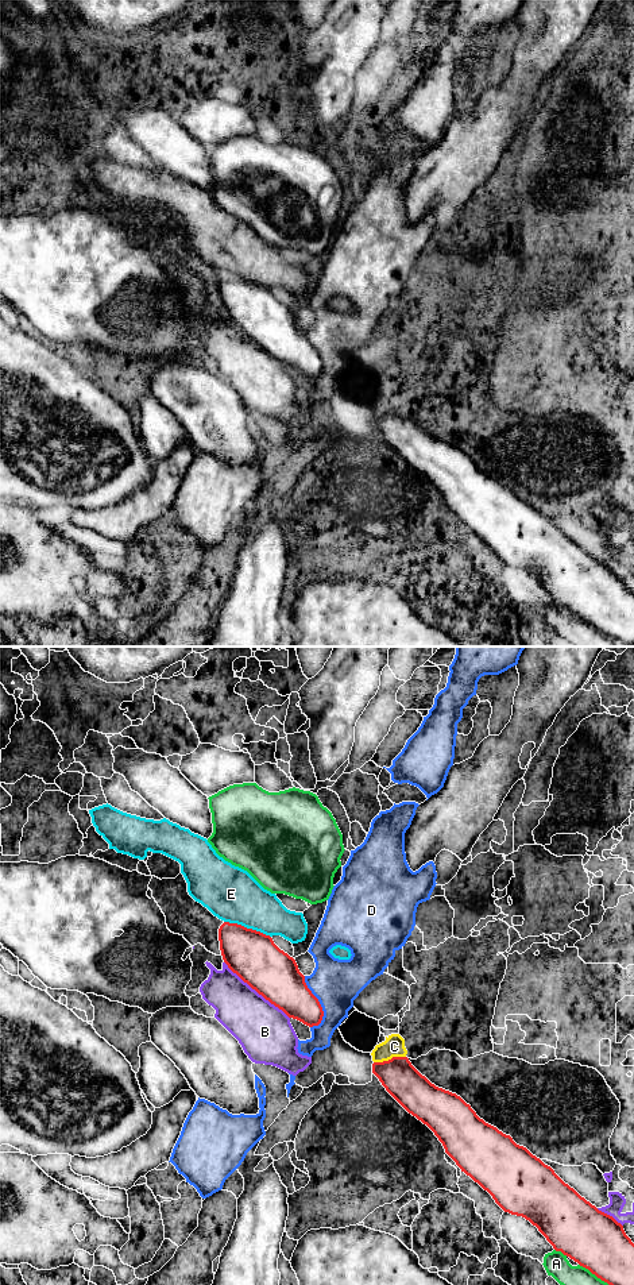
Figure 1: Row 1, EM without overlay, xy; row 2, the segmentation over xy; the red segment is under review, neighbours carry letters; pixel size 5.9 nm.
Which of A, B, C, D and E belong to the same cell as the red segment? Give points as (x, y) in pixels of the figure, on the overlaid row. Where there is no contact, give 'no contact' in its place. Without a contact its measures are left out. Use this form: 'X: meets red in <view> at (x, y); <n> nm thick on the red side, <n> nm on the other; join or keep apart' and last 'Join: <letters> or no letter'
A: meets red in xy at (561, 1251); 340 nm thick on the red side, 140 nm on the other; keep apart
B: meets red in xy at (256, 991); 300 nm thick on the red side, 320 nm on the other; keep apart
C: meets red in xy at (389, 1060); 220 nm thick on the red side, 130 nm on the other; keep apart
D: meets red in xy at (319, 1003); 260 nm thick on the red side, 280 nm on the other; keep apart
E: meets red in xy at (246, 927); 300 nm thick on the red side, 320 nm on the other; keep apart
Join: no letter

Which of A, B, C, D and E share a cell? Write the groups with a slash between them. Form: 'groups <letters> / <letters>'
groups A / B / C / D / E

